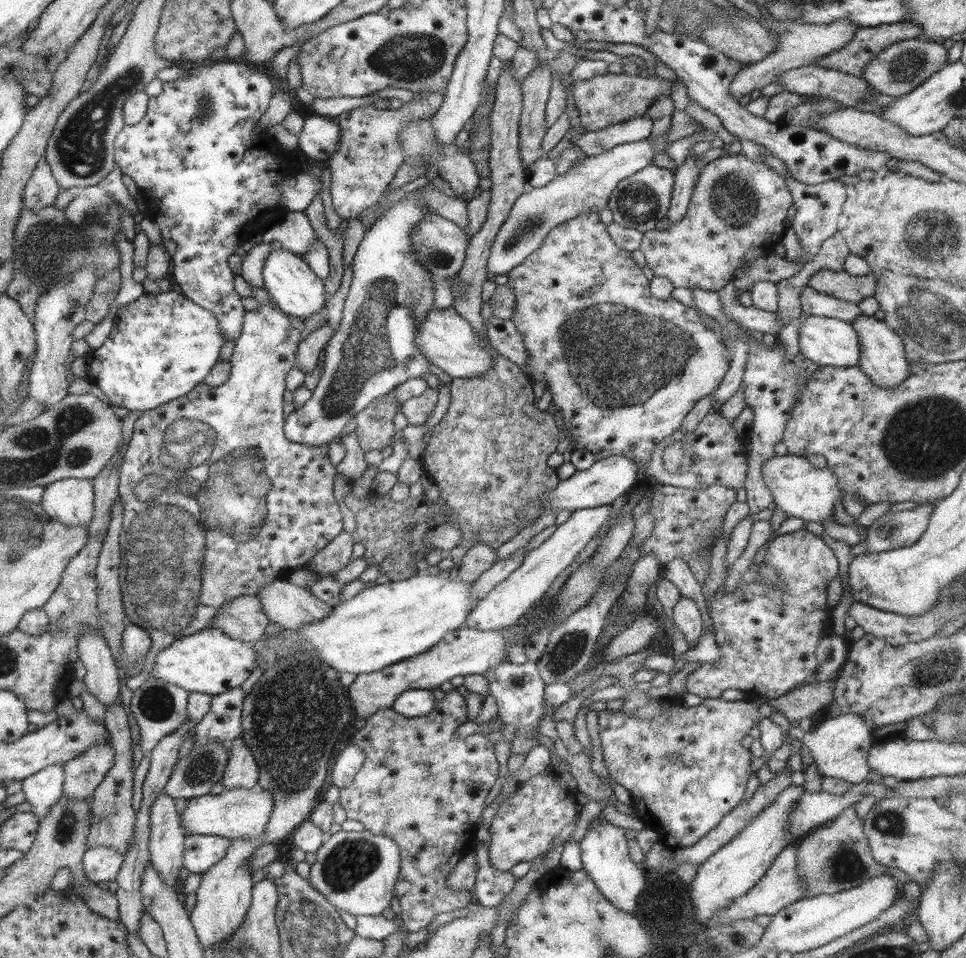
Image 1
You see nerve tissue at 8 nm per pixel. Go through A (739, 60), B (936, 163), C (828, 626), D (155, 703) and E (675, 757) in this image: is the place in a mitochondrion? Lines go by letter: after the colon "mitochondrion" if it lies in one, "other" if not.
A: other
B: other
C: other
D: mitochondrion
E: mitochondrion

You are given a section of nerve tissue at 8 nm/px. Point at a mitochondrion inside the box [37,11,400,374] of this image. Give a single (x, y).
(81, 148)

